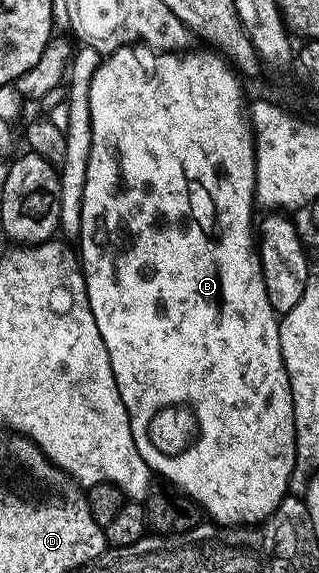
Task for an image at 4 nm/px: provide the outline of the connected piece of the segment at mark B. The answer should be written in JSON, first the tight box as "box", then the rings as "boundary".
{"box":[80,46,296,526],"boundary":[[[121,46],[119,50],[113,51],[105,57],[101,64],[96,68],[92,76],[92,84],[88,92],[88,108],[92,116],[92,152],[88,162],[88,176],[84,180],[84,200],[82,201],[82,233],[80,243],[80,261],[82,263],[82,275],[86,278],[86,291],[88,300],[92,308],[92,316],[96,316],[96,328],[100,328],[100,340],[104,340],[104,348],[108,348],[108,360],[112,360],[112,372],[116,376],[116,388],[120,392],[120,400],[124,400],[124,408],[130,417],[130,427],[132,428],[132,440],[134,447],[144,456],[144,460],[151,468],[151,471],[159,479],[171,482],[178,489],[185,492],[207,515],[210,514],[215,523],[224,526],[256,526],[260,522],[266,521],[272,512],[282,503],[282,499],[287,497],[290,486],[290,473],[296,470],[296,451],[294,449],[294,405],[292,404],[292,392],[290,391],[290,381],[288,372],[284,364],[284,356],[280,348],[280,332],[278,331],[279,315],[274,313],[272,304],[268,300],[268,292],[264,288],[264,276],[262,275],[262,265],[258,259],[256,249],[256,199],[254,197],[254,131],[248,117],[247,107],[242,107],[242,86],[239,75],[233,66],[225,58],[219,56],[213,49],[194,50],[189,52],[150,52],[147,58],[141,58],[137,54],[137,49],[130,46]]]}

